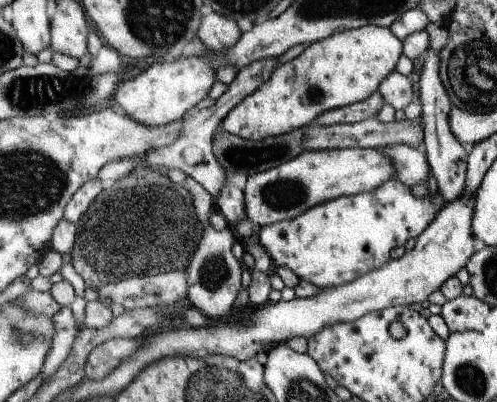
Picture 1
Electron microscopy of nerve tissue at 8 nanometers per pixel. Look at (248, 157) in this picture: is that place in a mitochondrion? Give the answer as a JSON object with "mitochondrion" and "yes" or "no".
{"mitochondrion":"yes"}

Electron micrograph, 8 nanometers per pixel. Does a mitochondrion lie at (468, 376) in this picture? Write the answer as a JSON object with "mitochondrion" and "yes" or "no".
{"mitochondrion":"yes"}

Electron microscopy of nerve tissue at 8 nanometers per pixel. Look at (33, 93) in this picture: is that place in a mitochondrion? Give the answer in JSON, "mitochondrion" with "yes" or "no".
{"mitochondrion":"yes"}

